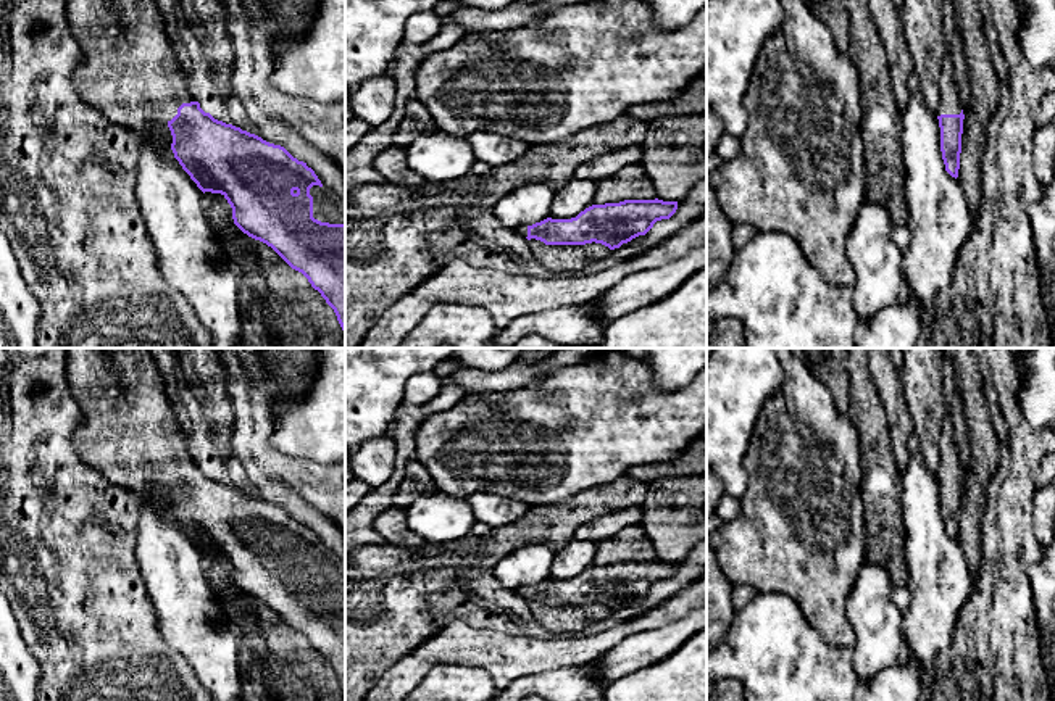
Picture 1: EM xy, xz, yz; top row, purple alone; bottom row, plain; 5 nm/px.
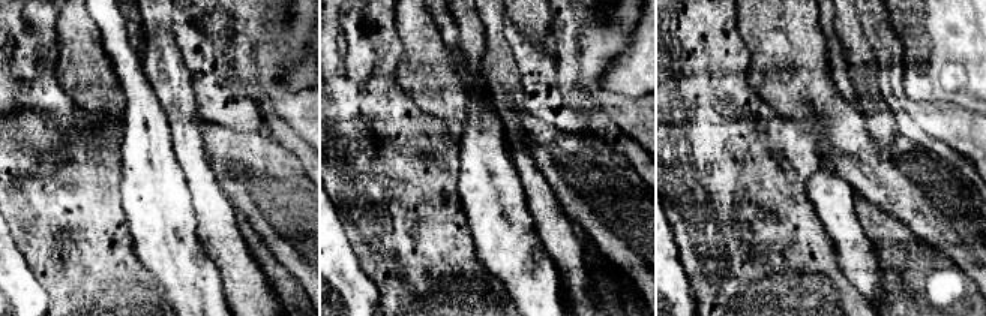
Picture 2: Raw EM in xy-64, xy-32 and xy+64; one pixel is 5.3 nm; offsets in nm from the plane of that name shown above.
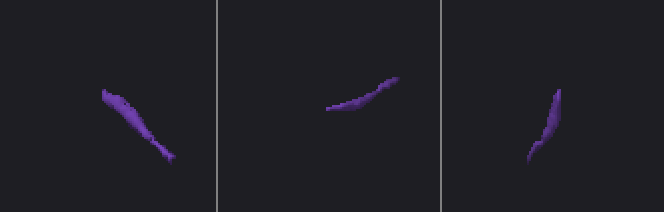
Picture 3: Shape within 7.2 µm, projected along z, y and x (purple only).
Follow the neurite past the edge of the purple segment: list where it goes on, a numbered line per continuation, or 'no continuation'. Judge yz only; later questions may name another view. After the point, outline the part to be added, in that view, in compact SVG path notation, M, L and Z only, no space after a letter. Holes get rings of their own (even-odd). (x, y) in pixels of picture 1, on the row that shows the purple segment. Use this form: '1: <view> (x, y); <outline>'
1: yz (949, 100); M949 52L944 56L942 69L940 69L940 79L937 84L939 97L937 97L937 110L936 116L940 114L960 114L961 113L961 103L957 84L953 81L953 71L958 66L950 60Z

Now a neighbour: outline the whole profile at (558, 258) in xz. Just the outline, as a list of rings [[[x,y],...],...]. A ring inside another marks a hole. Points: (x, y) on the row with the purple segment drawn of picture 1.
[[[531,239],[529,248],[536,259],[555,274],[565,274],[586,268],[610,255],[610,248],[602,243],[586,245],[545,245],[540,240]]]

